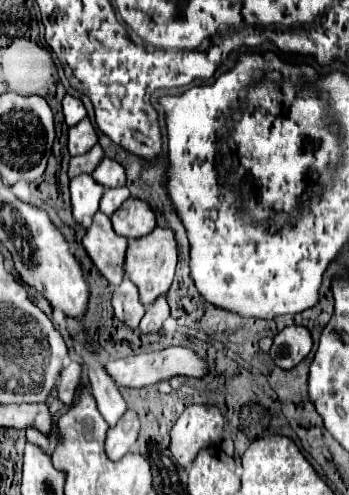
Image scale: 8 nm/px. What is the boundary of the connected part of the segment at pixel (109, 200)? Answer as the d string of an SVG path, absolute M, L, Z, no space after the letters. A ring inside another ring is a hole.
M114 187L114 189L106 189L104 195L102 195L102 201L100 201L100 211L104 215L112 215L126 199L130 197L130 191L126 187Z

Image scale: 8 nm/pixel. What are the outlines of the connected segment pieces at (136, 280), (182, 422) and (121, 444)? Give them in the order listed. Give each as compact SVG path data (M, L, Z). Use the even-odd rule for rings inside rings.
M156 227L152 233L140 237L140 239L130 239L128 249L126 249L126 259L124 259L124 271L128 273L130 281L138 287L140 293L140 303L148 307L150 303L156 301L156 297L164 295L174 279L174 269L178 261L178 249L176 249L176 239L170 229Z
M190 405L178 417L170 431L170 451L180 465L196 459L204 447L214 447L222 441L224 417L214 405Z
M128 409L124 413L124 417L118 421L118 425L108 429L106 443L104 443L104 451L106 451L108 459L118 461L128 451L132 451L134 445L136 445L138 431L140 431L140 419L138 419L138 415L134 411Z

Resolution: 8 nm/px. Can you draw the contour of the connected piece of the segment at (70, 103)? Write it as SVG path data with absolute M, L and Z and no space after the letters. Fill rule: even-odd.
M66 95L64 101L62 101L62 107L64 107L64 117L66 117L68 127L80 123L86 117L86 109L84 109L84 105L82 105L82 101L78 97Z

